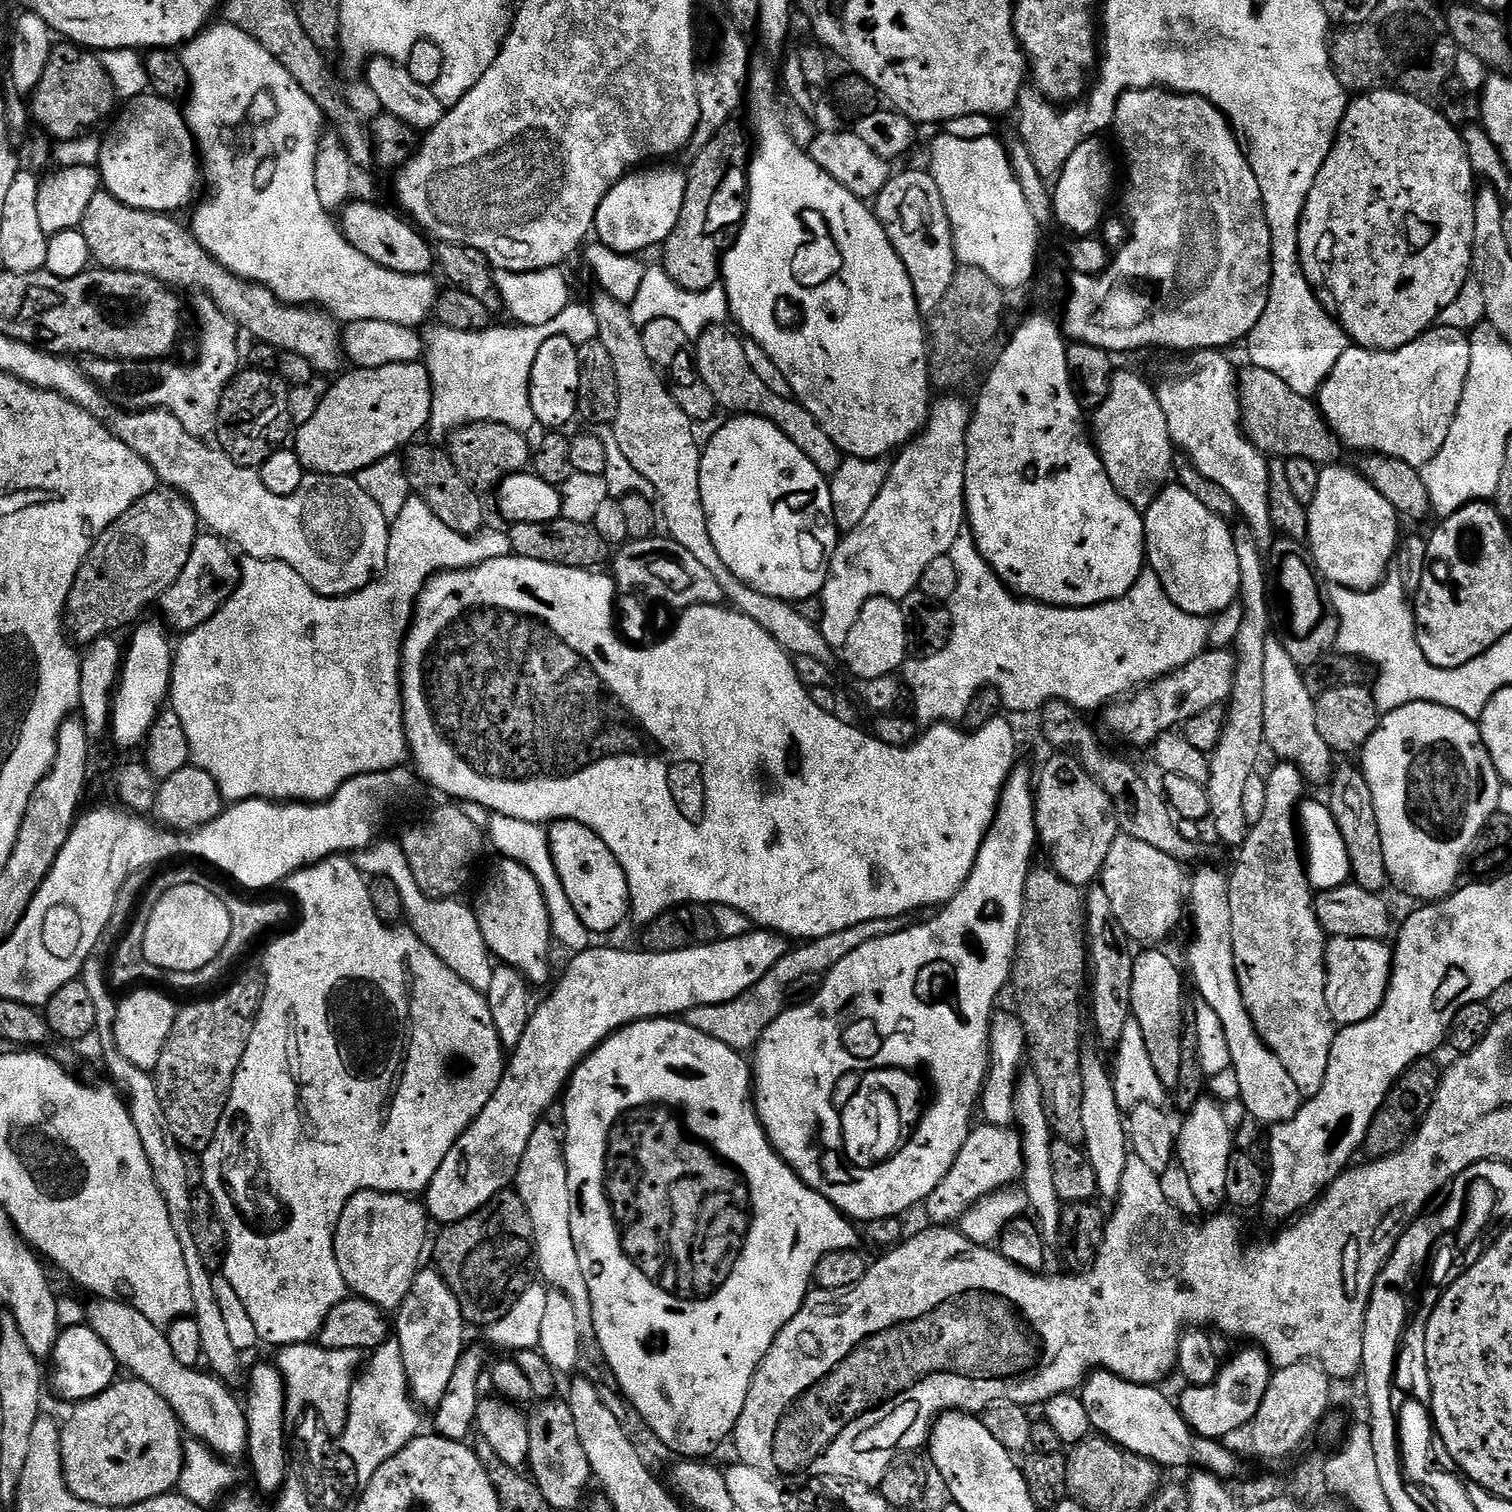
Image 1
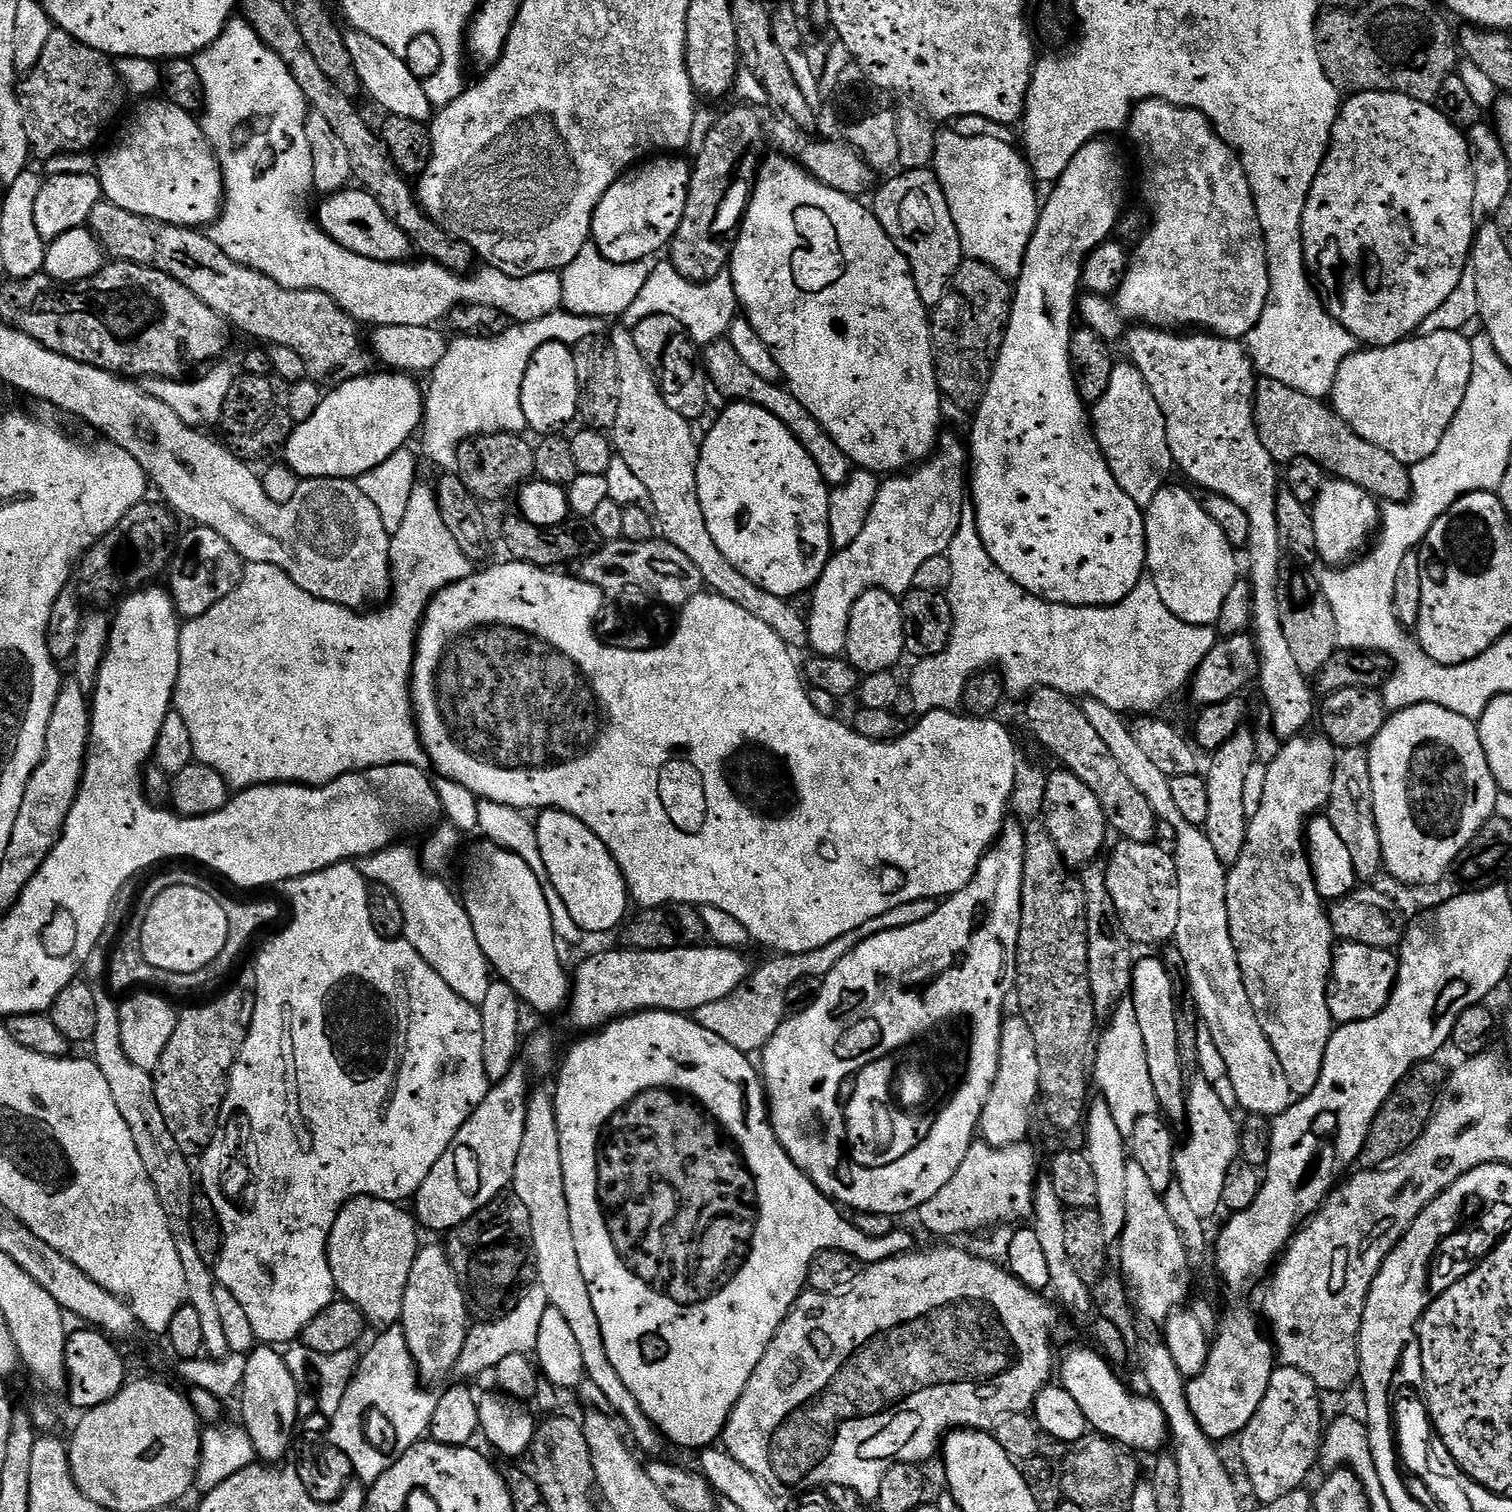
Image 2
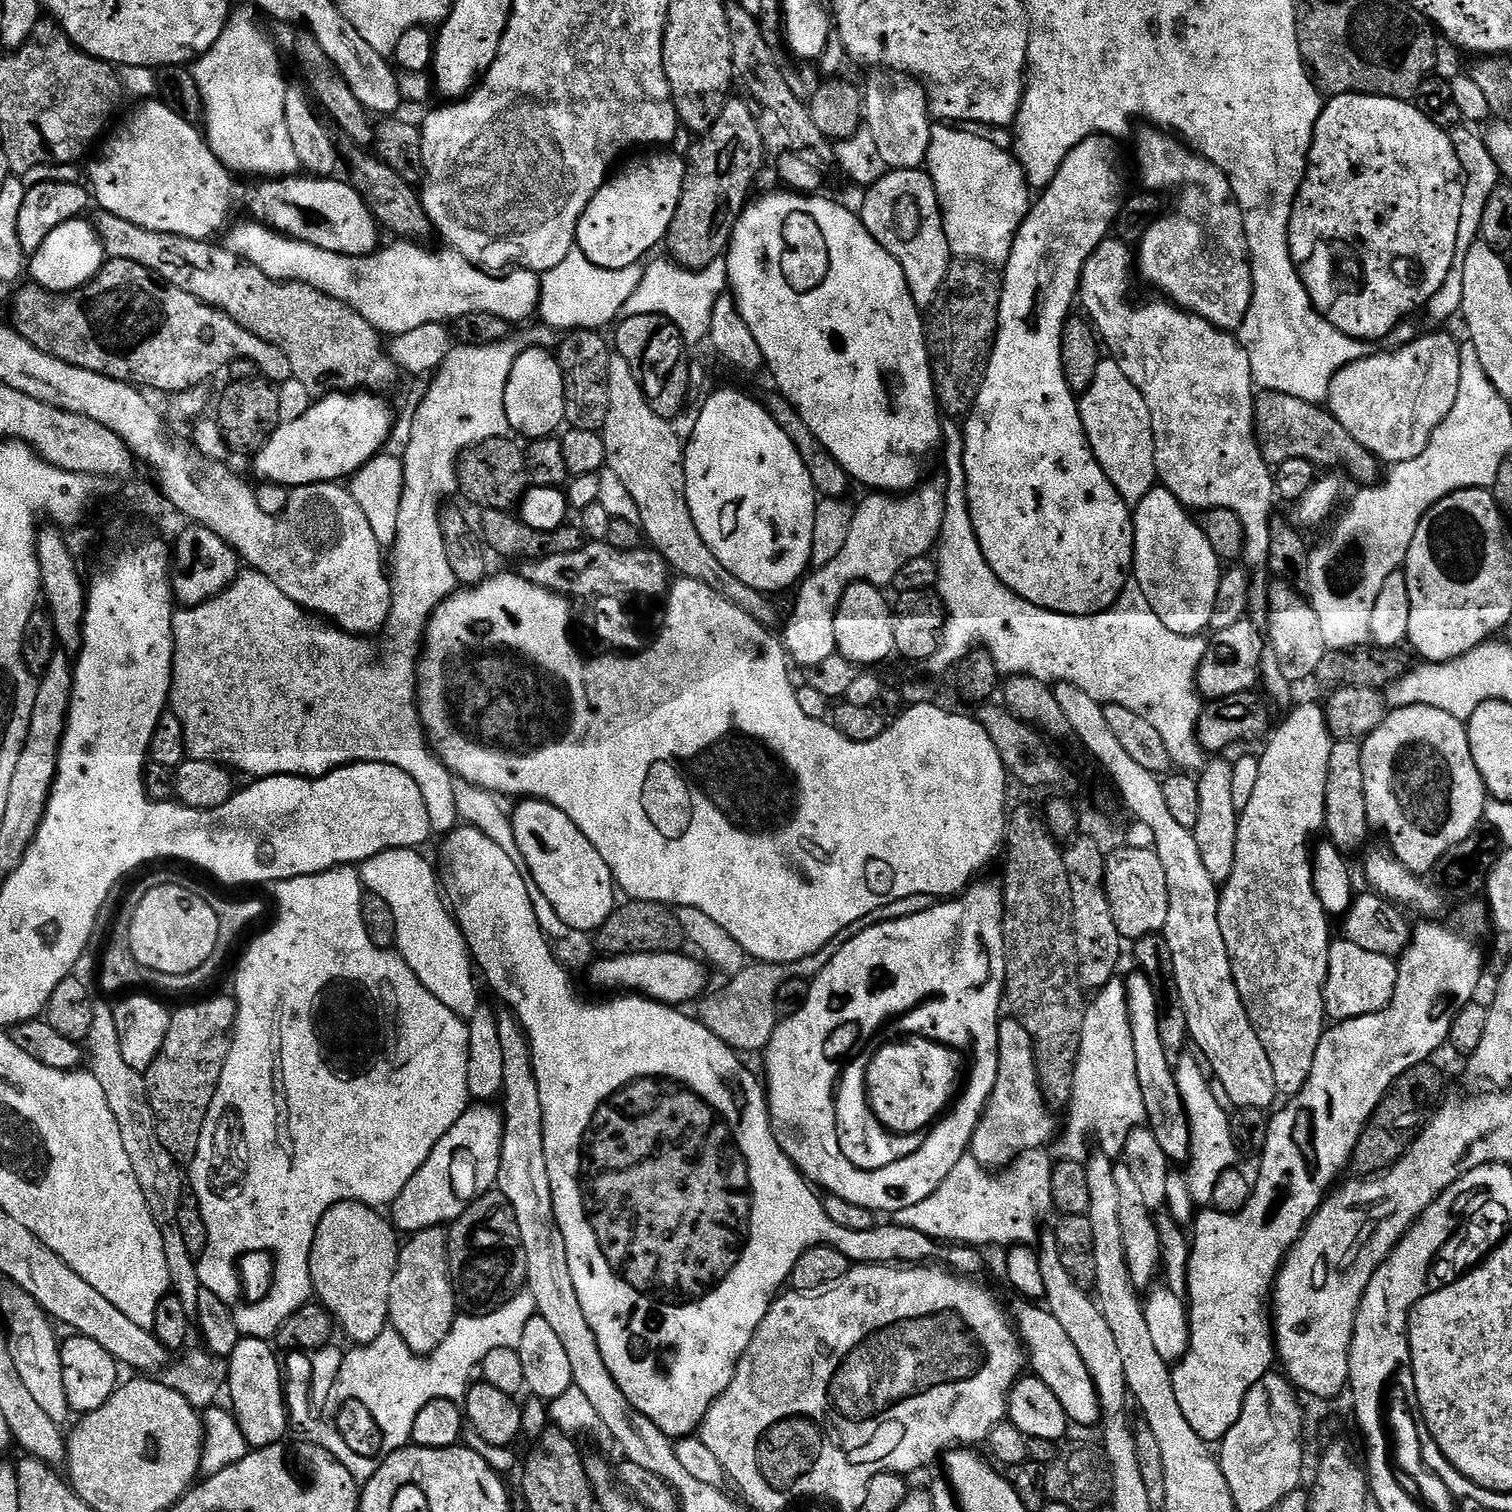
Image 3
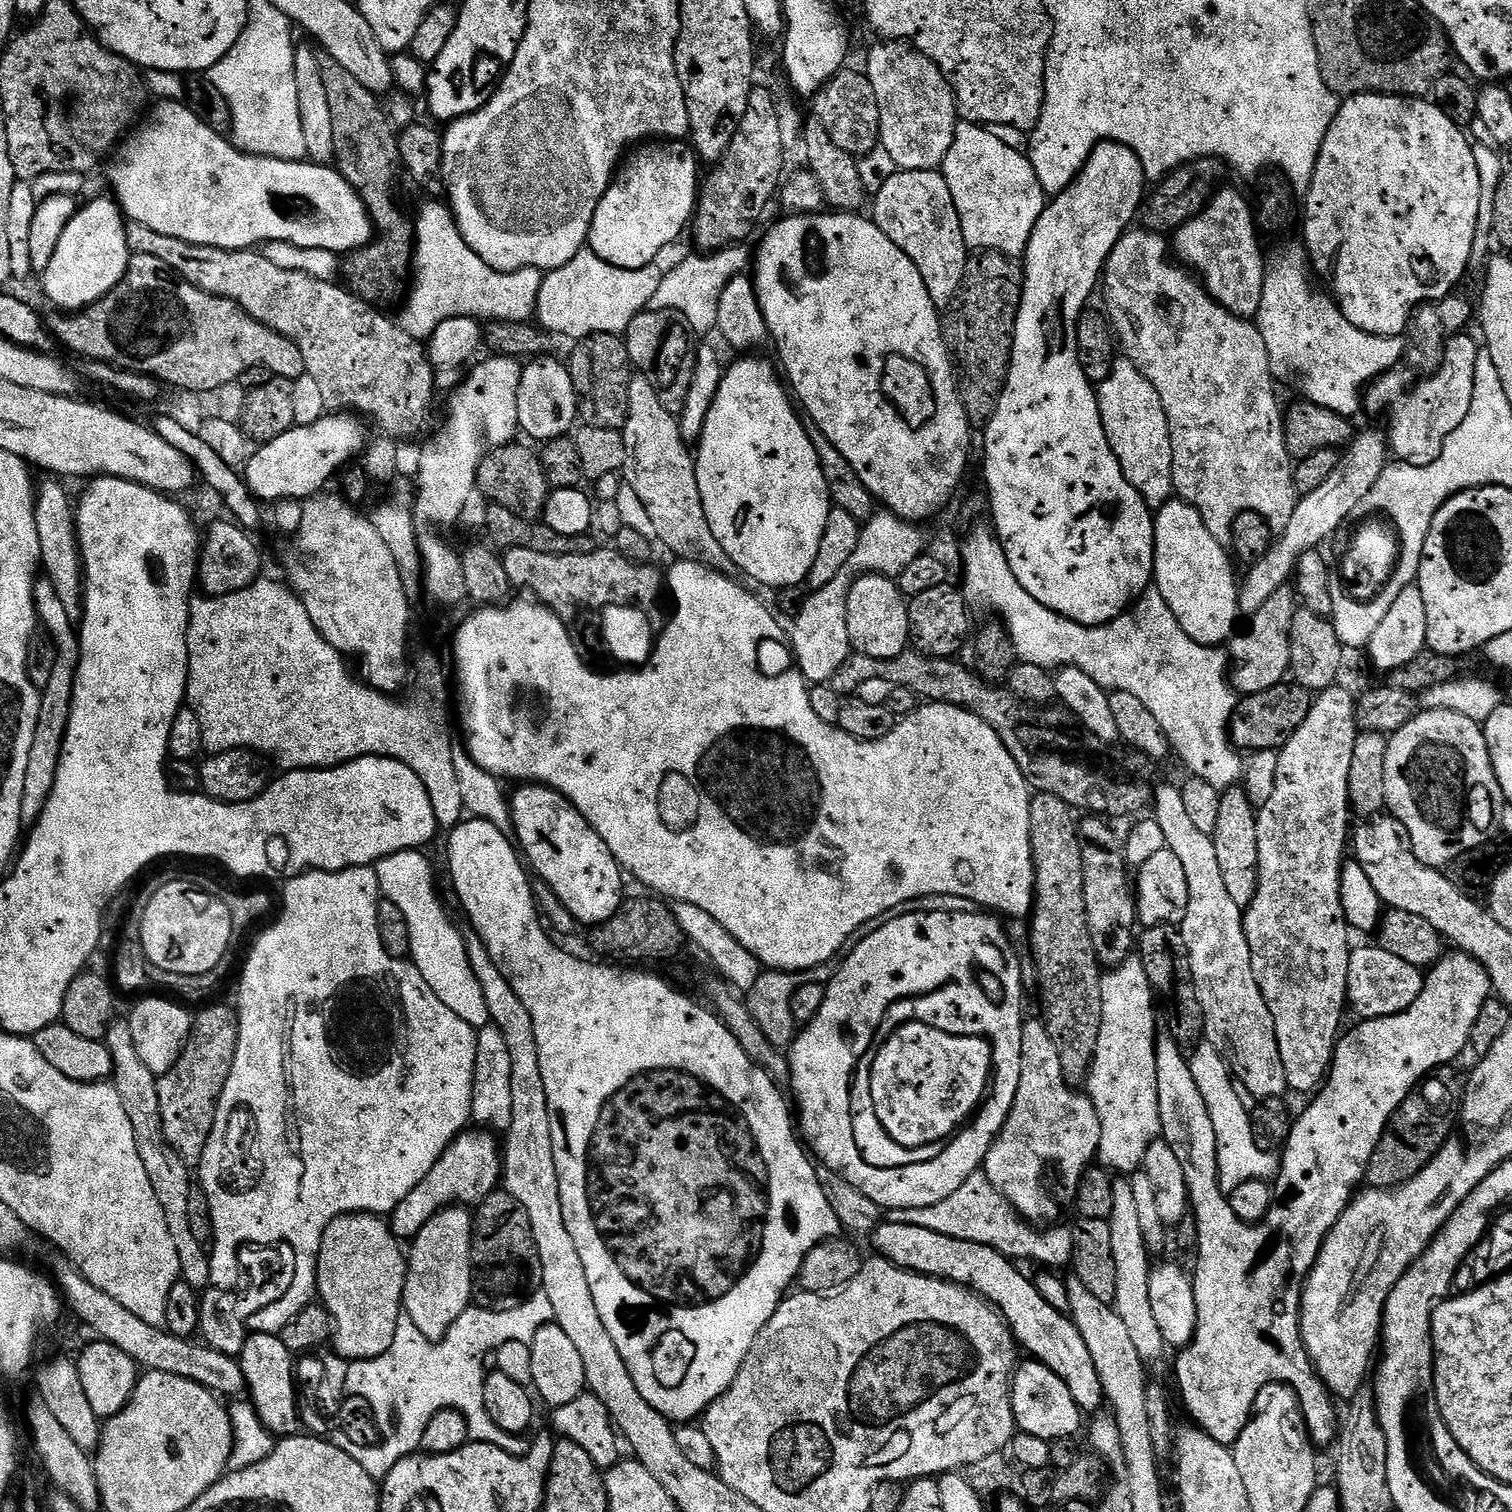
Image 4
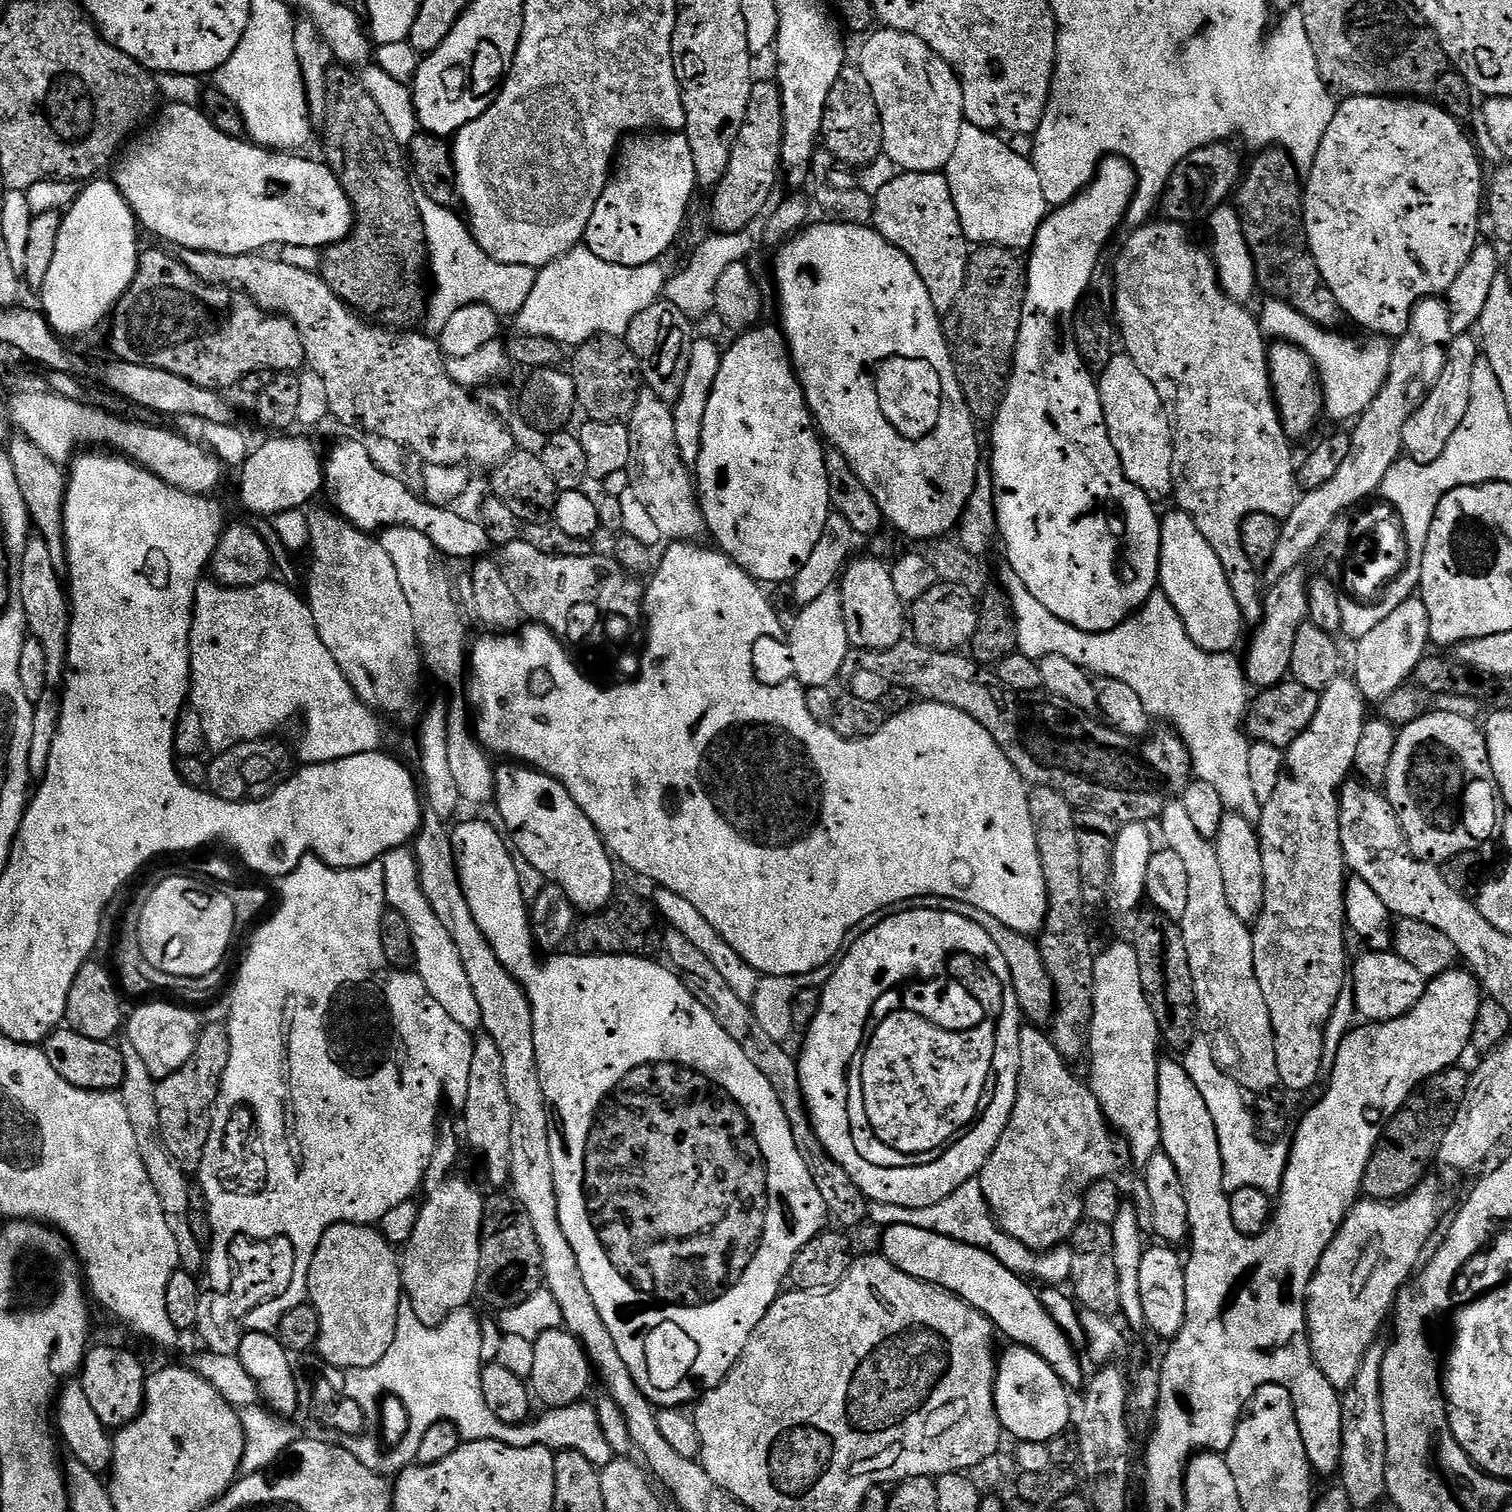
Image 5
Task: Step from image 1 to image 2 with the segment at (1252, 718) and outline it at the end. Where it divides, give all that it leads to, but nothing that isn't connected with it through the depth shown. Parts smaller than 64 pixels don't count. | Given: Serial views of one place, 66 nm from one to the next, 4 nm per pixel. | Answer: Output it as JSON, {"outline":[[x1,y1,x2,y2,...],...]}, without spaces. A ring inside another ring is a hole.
{"outline":[[1247,730,1235,732,1228,741,1211,753,1212,765,1206,773,1208,793,1210,794,1210,814,1206,825,1206,833,1213,841,1232,840,1233,849,1244,847,1247,838,1249,816,1242,806,1242,786,1246,783,1246,770,1257,763,1256,740]]}

